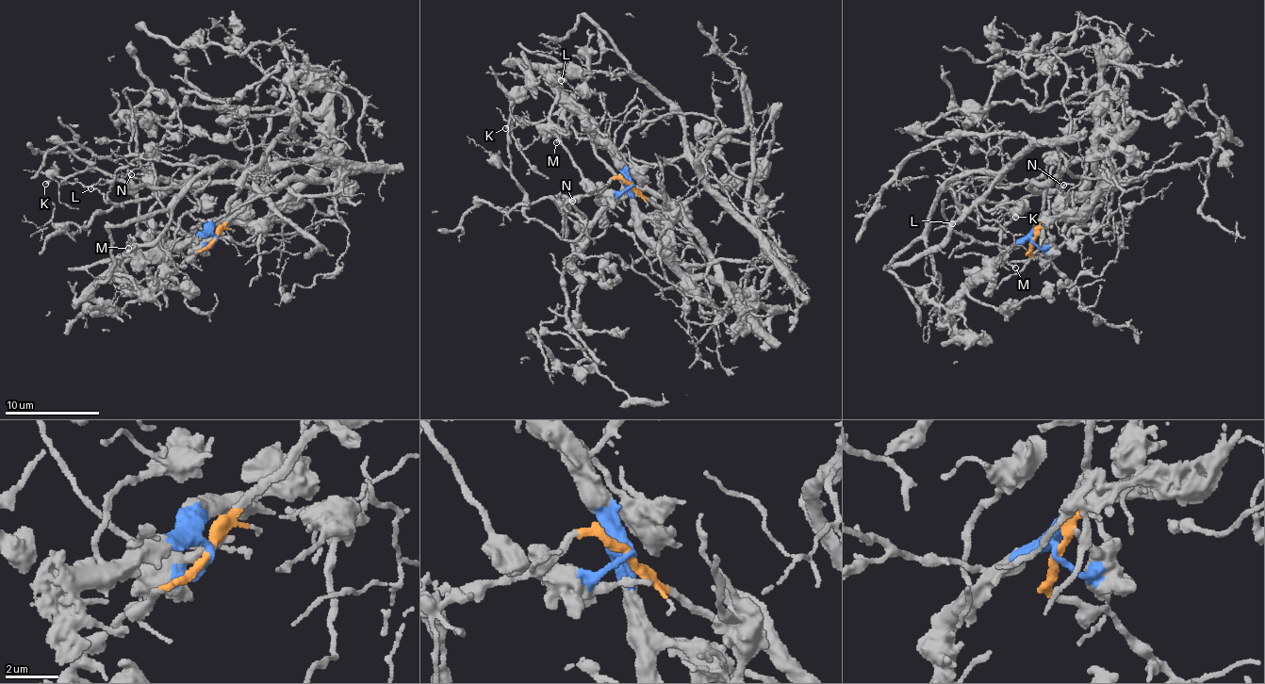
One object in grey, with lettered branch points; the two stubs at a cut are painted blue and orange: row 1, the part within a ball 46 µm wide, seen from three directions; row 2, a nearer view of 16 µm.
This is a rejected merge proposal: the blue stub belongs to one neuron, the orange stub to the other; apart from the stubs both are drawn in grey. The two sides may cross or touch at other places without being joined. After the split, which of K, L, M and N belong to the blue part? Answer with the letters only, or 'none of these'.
L, M

